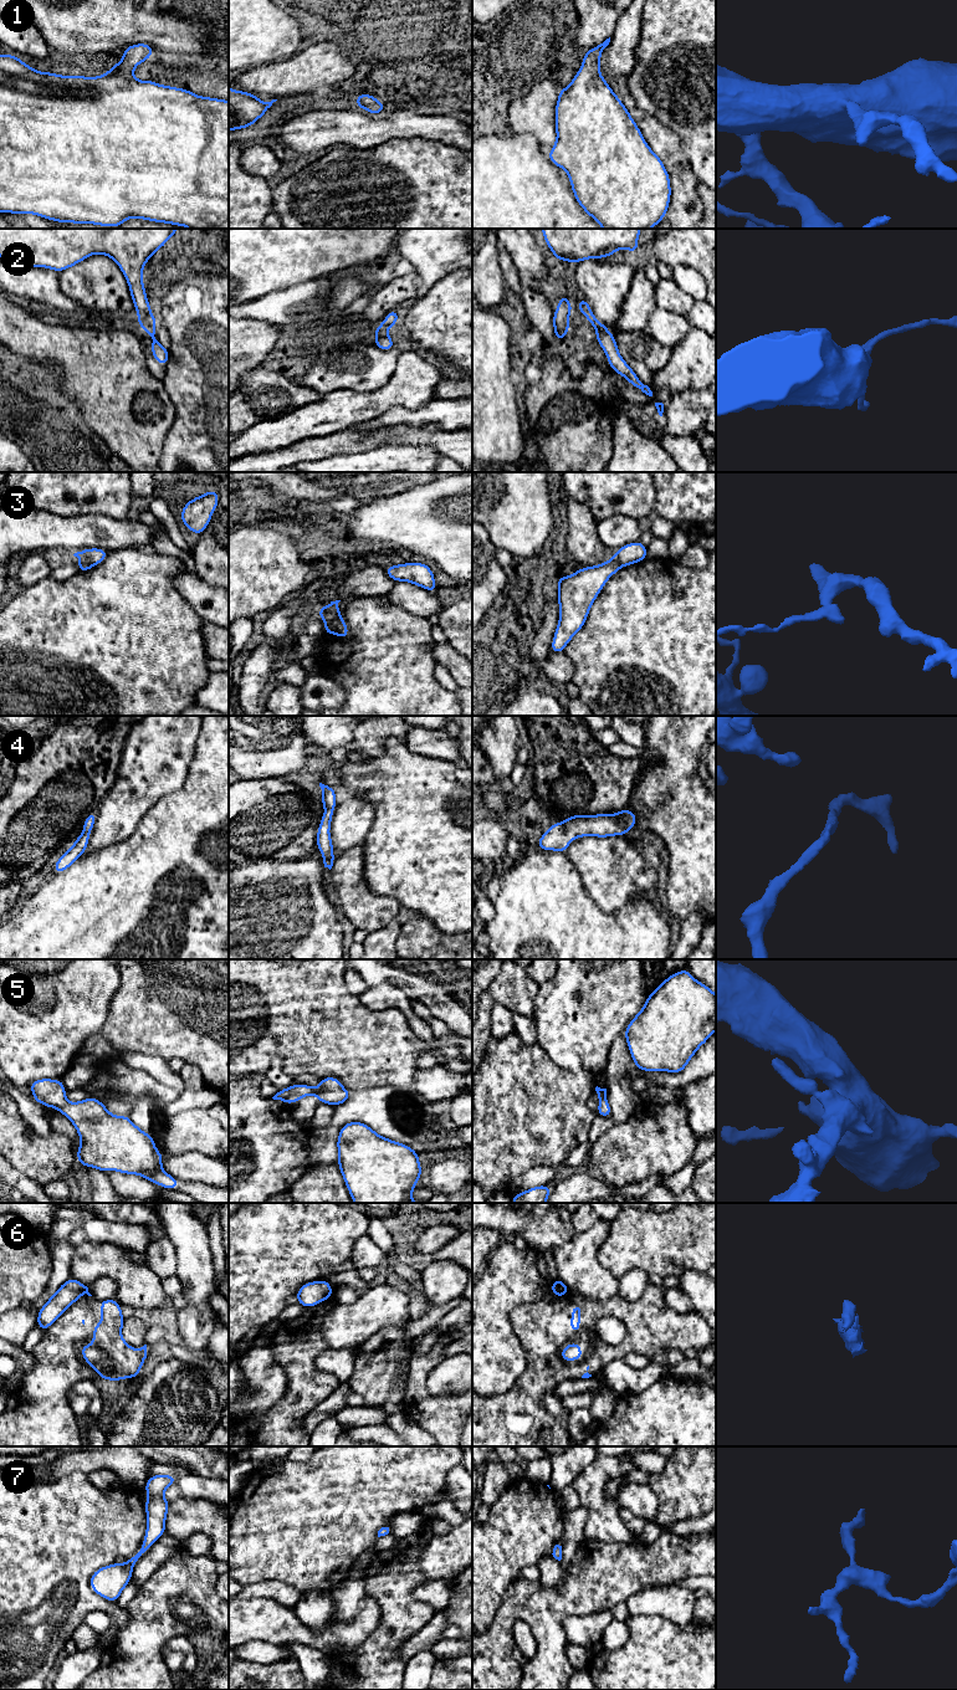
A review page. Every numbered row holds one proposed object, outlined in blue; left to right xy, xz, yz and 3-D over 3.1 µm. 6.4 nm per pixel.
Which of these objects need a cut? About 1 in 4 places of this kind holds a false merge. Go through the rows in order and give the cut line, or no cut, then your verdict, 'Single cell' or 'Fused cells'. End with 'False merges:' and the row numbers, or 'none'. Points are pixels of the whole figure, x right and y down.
1: No split. Single cell
2: No split. Single cell
3: Split along xy (80, 559), (87, 561), (93, 566). Fused cells
4: No split. Single cell
5: No split. Single cell
6: Split along yz (566, 1292), (562, 1295). Fused cells
7: No split. Single cell
False merges: 3, 6

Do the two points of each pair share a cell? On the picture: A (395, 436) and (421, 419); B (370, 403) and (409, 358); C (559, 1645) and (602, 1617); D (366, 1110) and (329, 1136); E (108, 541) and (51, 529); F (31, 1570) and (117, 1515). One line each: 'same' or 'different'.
A: different
B: same
C: different
D: same
E: same
F: same

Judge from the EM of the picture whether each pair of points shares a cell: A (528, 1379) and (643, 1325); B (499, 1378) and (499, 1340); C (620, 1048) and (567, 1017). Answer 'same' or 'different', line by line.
A: same
B: same
C: different

